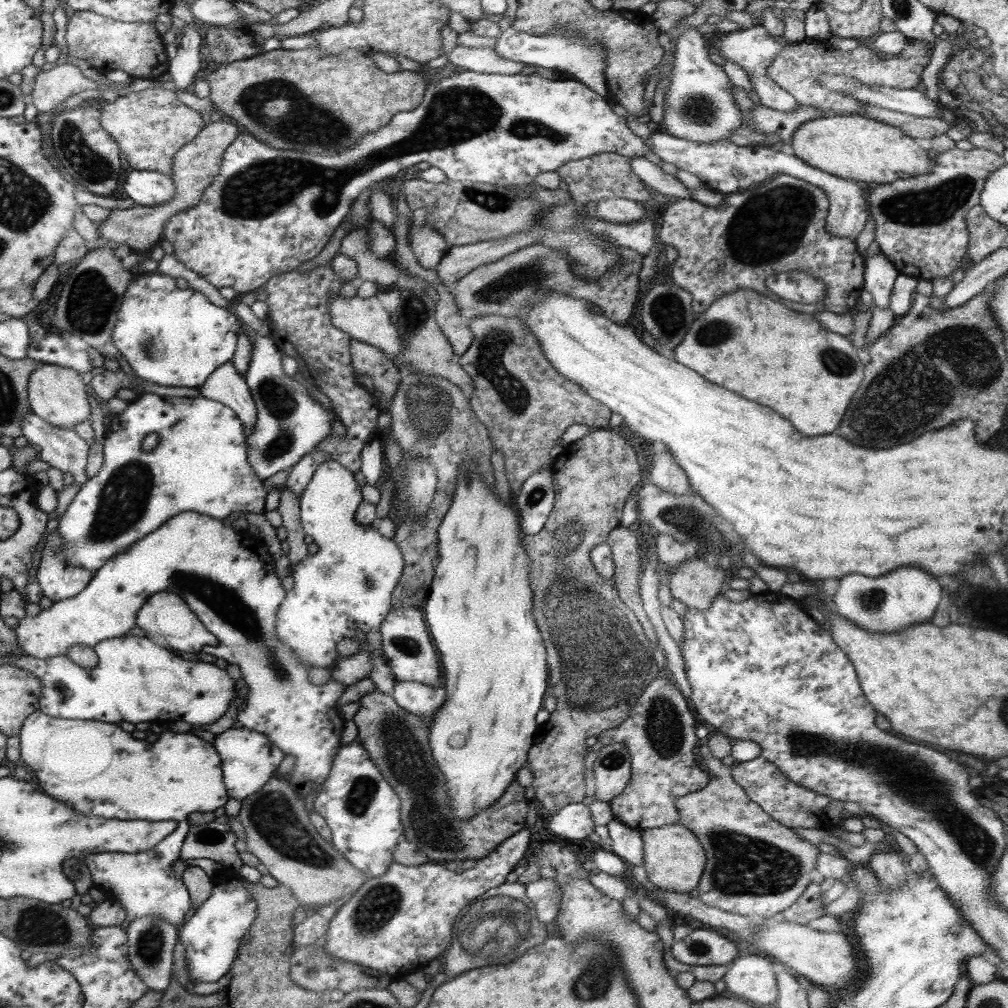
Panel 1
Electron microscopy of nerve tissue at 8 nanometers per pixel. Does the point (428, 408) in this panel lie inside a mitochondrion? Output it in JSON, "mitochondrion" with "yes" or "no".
{"mitochondrion":"yes"}

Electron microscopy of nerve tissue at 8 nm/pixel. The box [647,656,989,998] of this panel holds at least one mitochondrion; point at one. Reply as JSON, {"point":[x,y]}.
{"point":[741,866]}

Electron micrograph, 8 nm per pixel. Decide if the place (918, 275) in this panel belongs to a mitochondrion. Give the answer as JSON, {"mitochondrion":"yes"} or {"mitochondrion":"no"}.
{"mitochondrion":"no"}

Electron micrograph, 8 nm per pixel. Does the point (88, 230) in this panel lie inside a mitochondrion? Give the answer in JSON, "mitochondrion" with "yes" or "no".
{"mitochondrion":"no"}

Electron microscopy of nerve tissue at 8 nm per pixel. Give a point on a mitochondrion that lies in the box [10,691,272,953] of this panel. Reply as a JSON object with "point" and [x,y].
{"point":[45,935]}

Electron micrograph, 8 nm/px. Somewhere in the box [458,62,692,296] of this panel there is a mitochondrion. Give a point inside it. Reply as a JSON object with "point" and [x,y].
{"point":[492,200]}

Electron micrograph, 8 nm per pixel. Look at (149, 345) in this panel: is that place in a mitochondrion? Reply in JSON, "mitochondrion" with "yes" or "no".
{"mitochondrion":"yes"}

